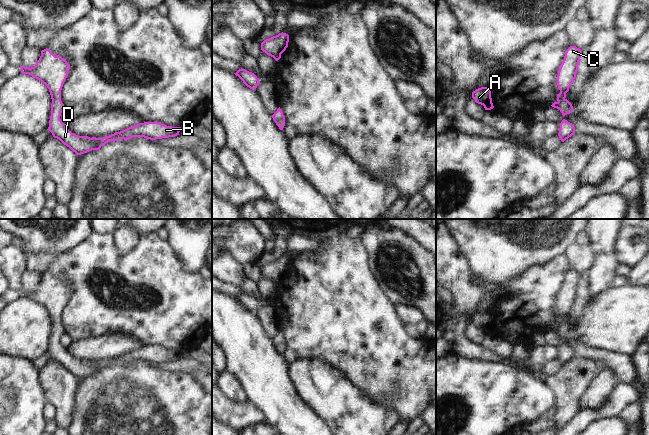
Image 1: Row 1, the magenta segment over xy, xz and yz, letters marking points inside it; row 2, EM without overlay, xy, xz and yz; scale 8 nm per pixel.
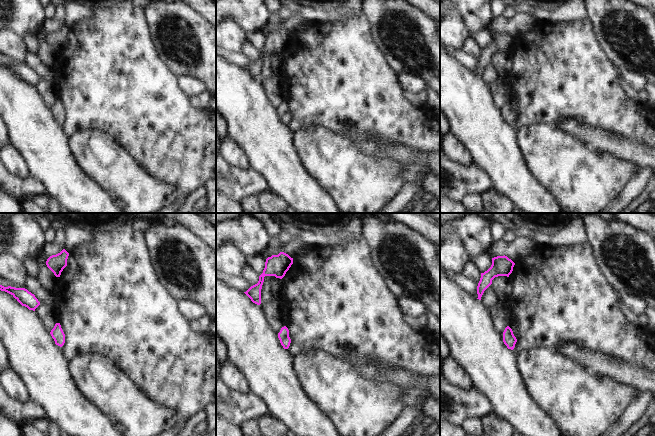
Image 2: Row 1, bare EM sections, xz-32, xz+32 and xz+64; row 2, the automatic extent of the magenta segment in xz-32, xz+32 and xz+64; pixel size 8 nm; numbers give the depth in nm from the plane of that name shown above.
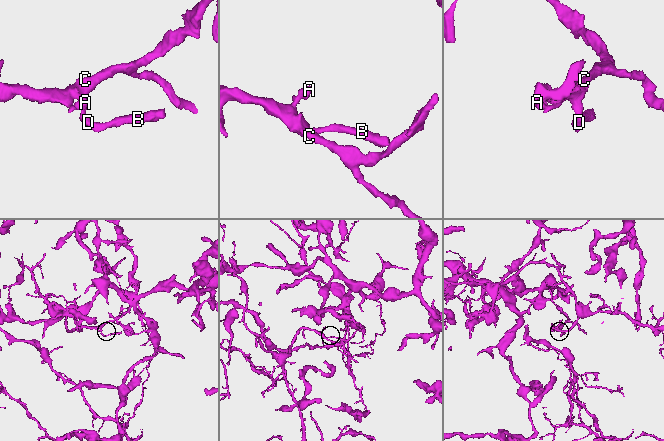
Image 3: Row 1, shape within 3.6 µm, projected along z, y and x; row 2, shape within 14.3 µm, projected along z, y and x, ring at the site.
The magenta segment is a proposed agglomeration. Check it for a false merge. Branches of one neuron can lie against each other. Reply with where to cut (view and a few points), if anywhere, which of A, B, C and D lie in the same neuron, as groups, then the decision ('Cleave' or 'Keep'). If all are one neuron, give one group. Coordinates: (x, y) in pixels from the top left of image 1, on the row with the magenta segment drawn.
No split. Groups: A B C D. Keep

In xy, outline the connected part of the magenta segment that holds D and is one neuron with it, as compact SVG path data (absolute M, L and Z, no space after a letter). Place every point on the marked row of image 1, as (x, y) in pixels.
M46 48L41 51L41 56L34 67L21 66L21 73L29 74L47 86L52 99L48 130L54 138L59 139L77 155L92 150L100 150L102 145L120 139L129 140L133 137L144 137L156 140L175 137L183 129L181 127L167 126L155 121L139 123L103 138L90 138L72 133L60 119L61 113L65 110L64 104L61 101L61 90L68 76L69 69L70 65L66 59L60 55L55 56Z

